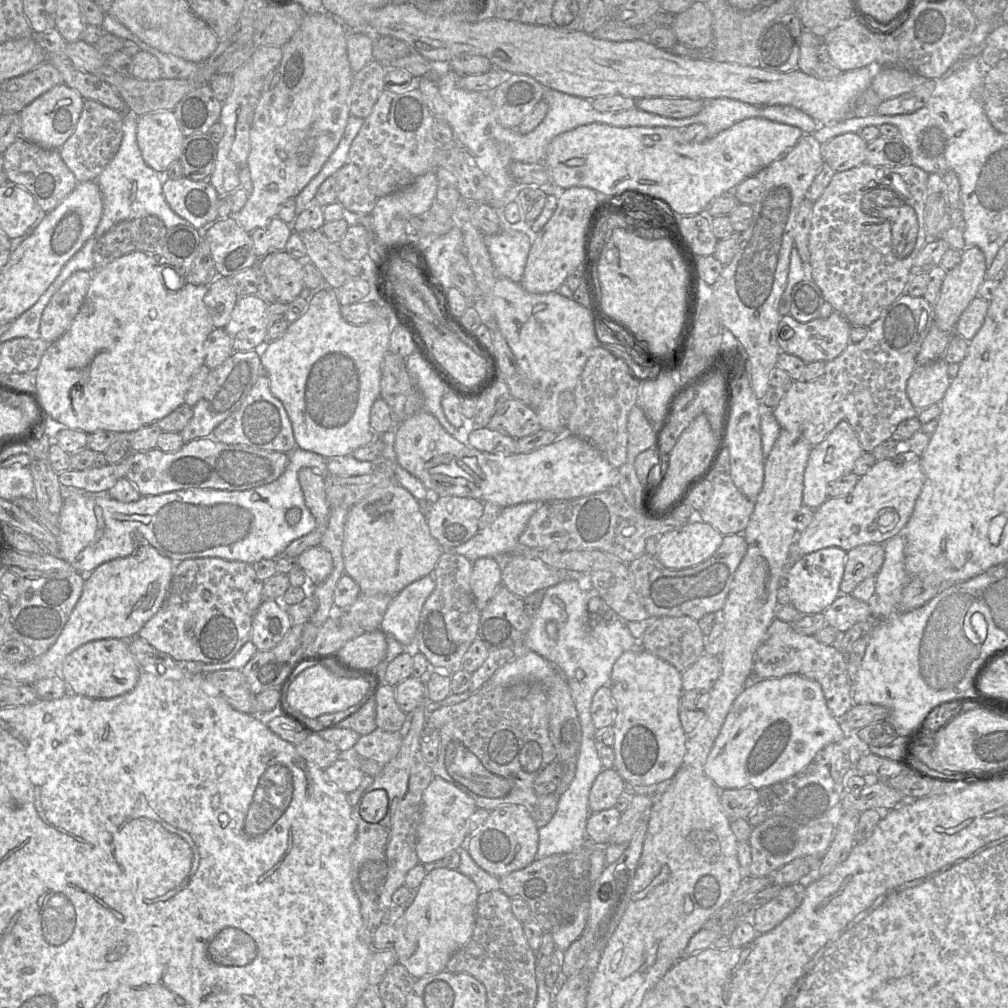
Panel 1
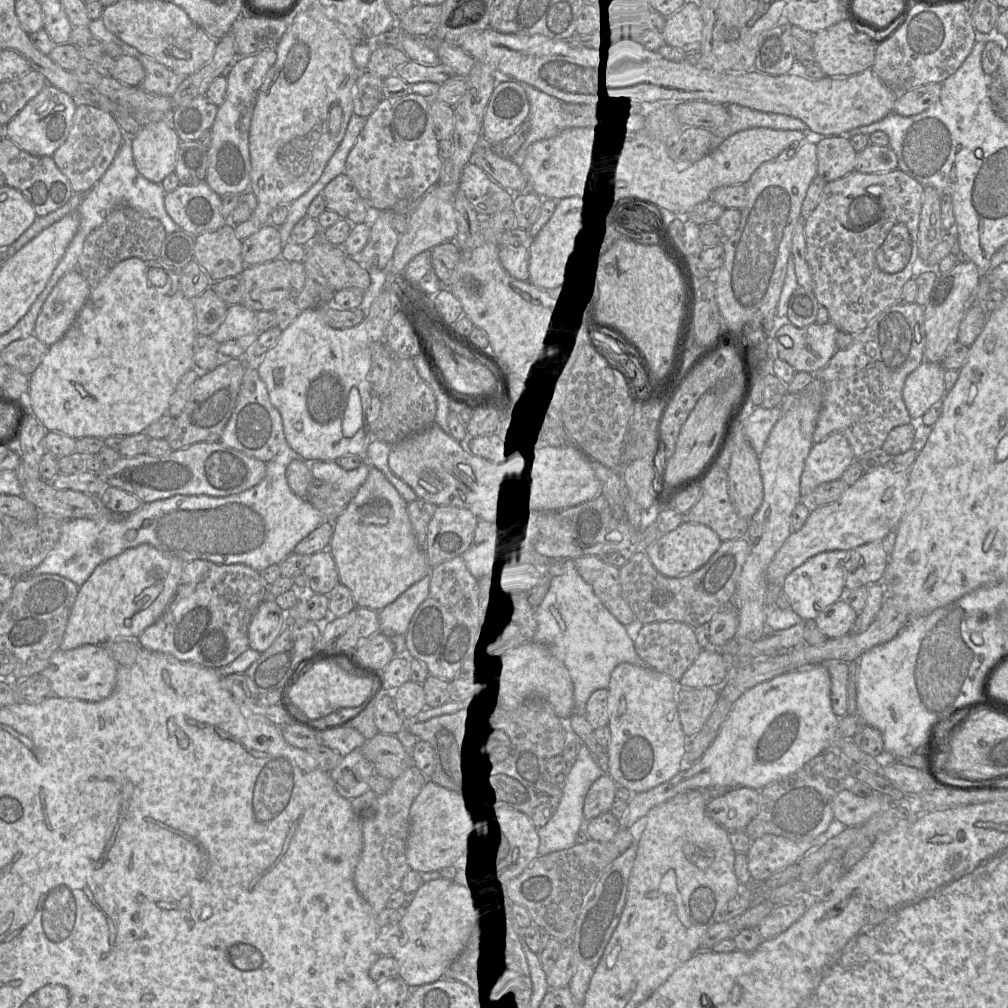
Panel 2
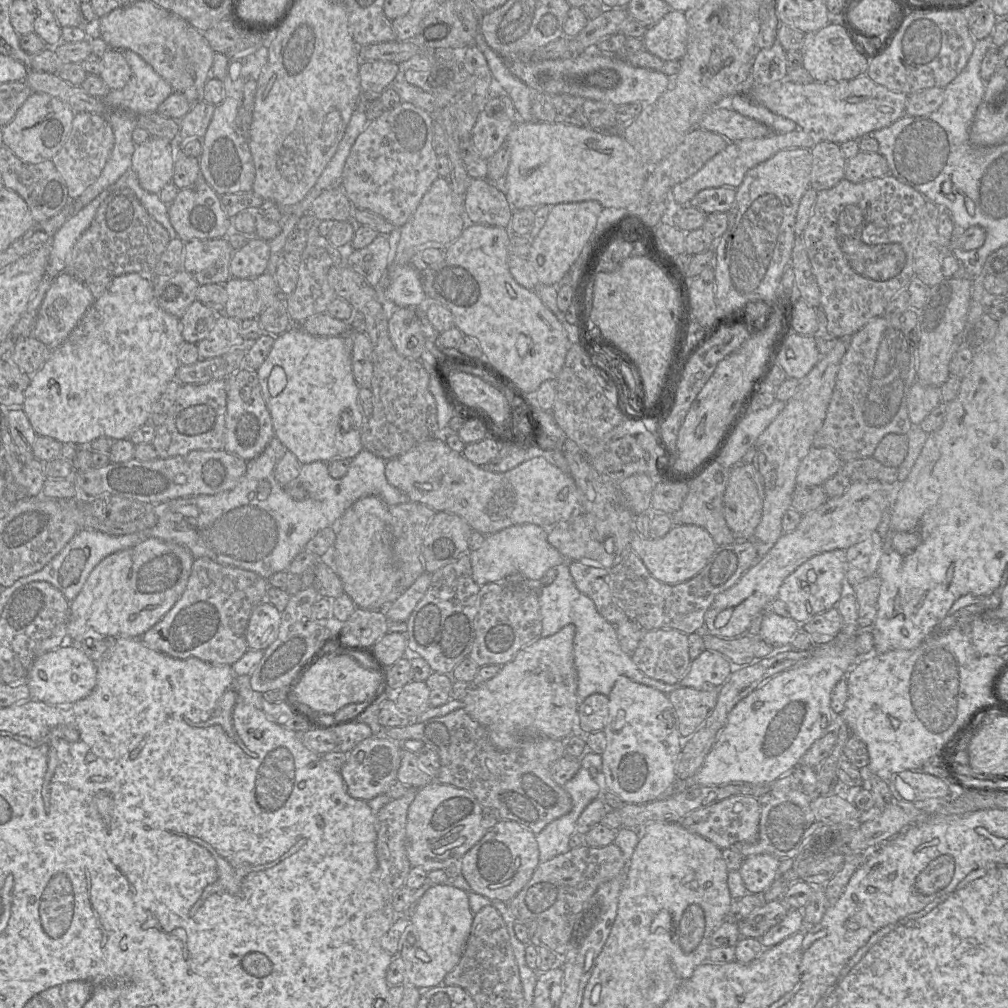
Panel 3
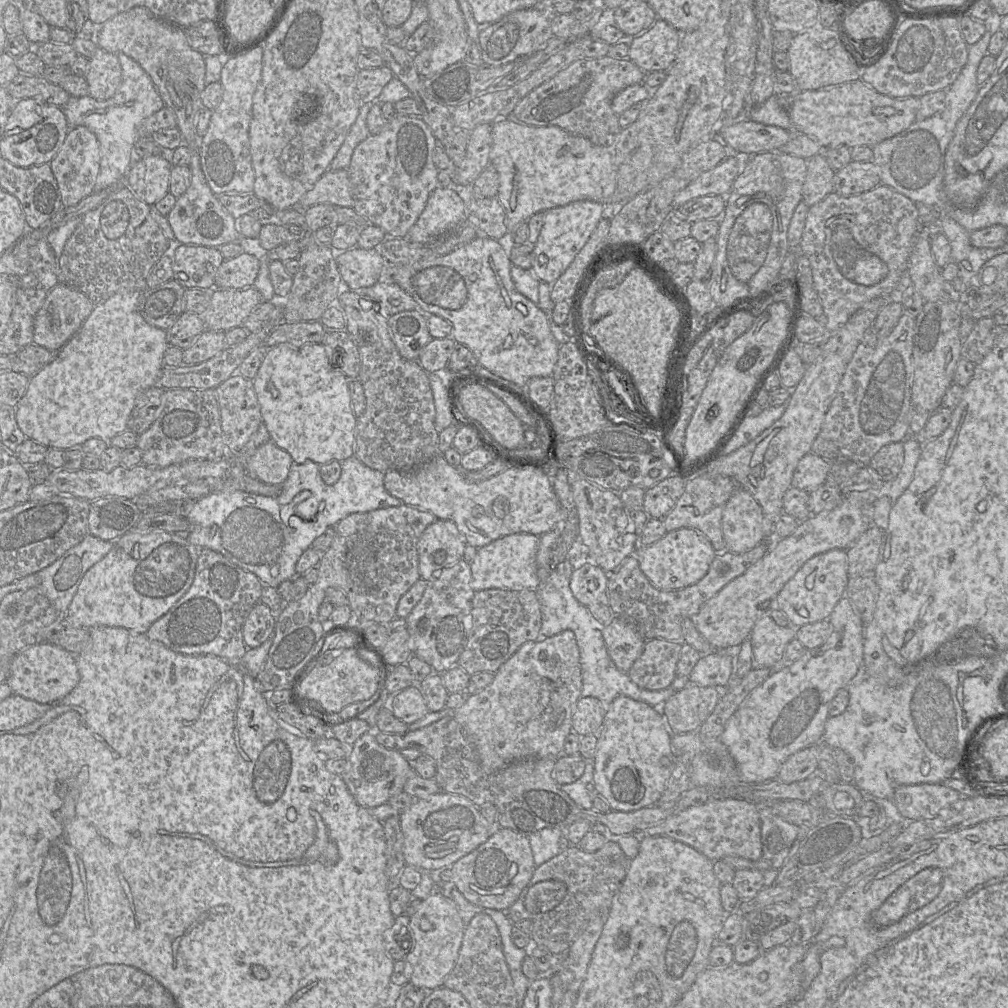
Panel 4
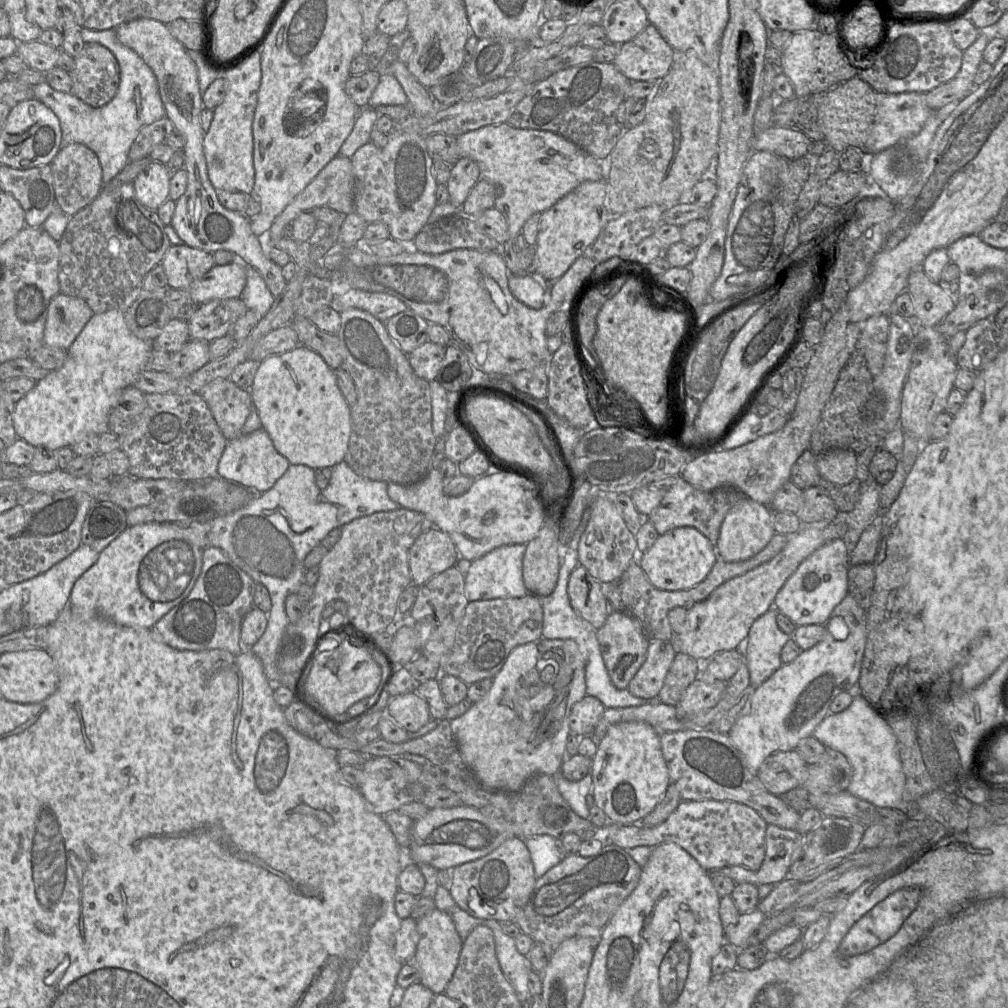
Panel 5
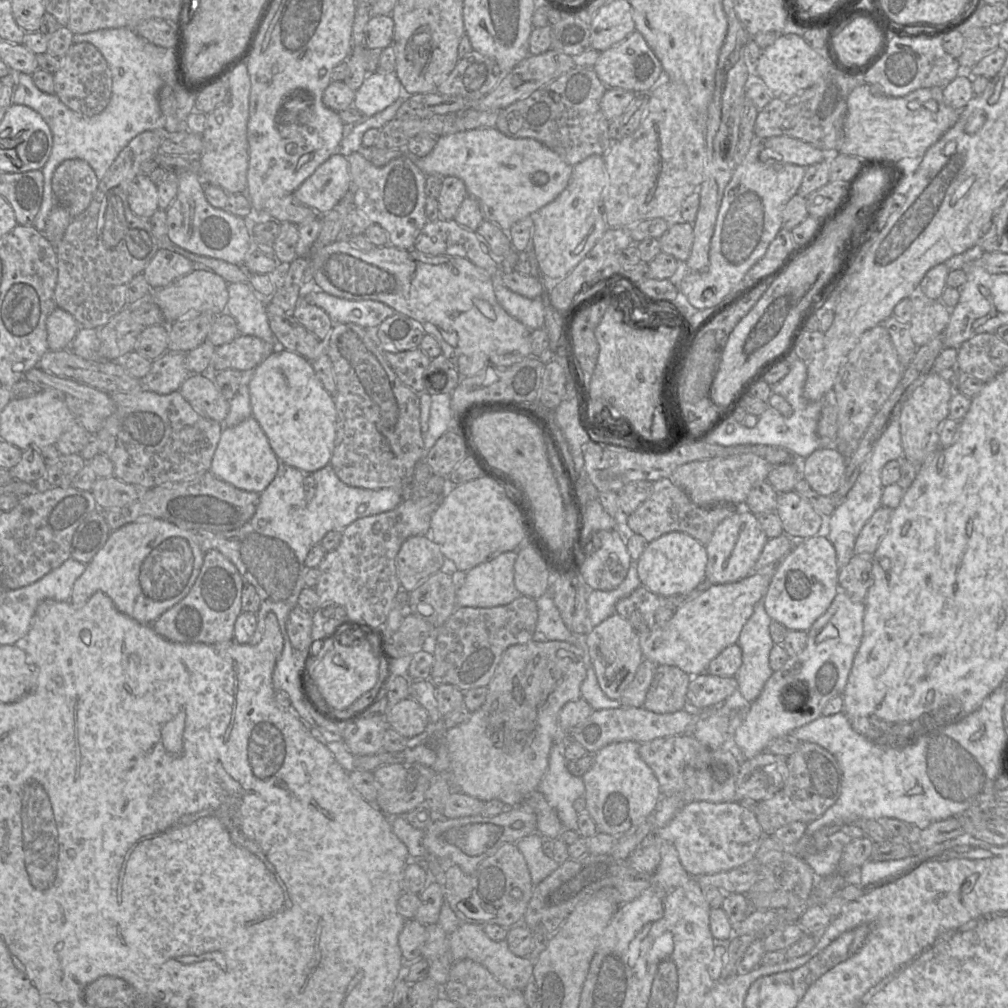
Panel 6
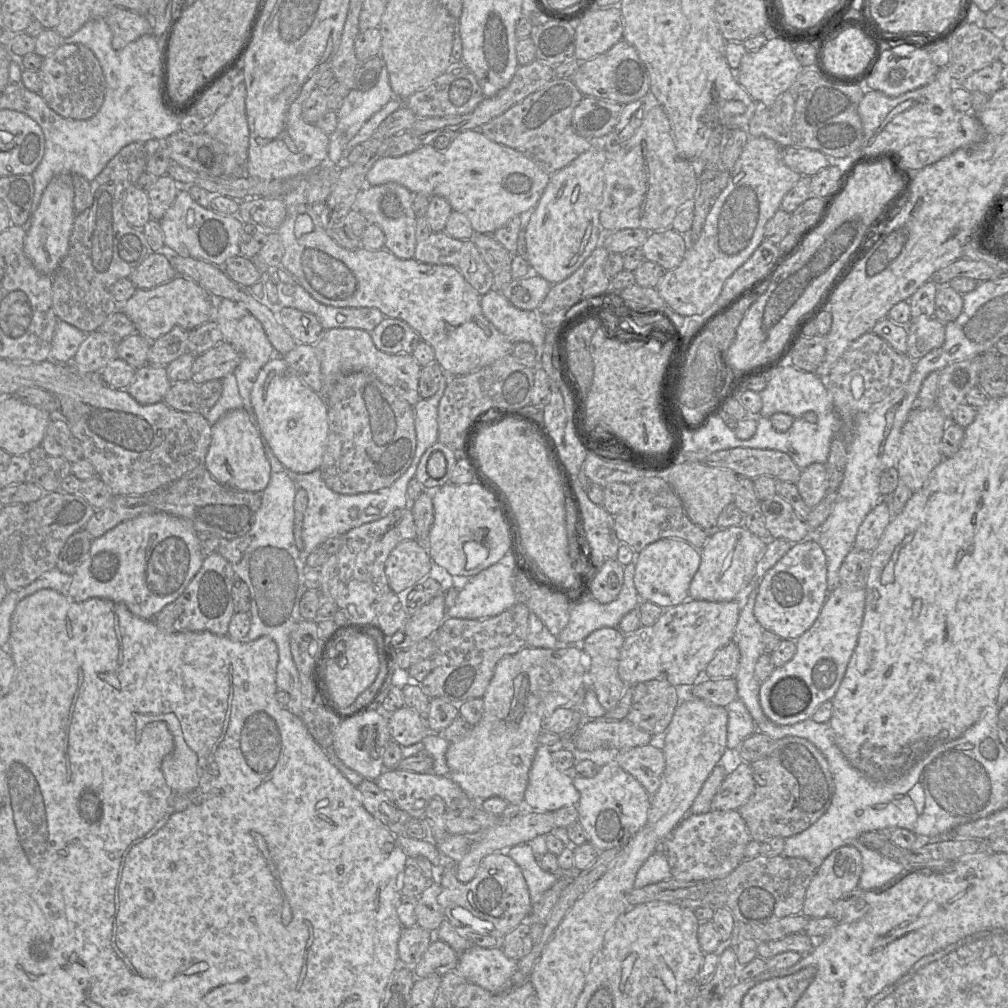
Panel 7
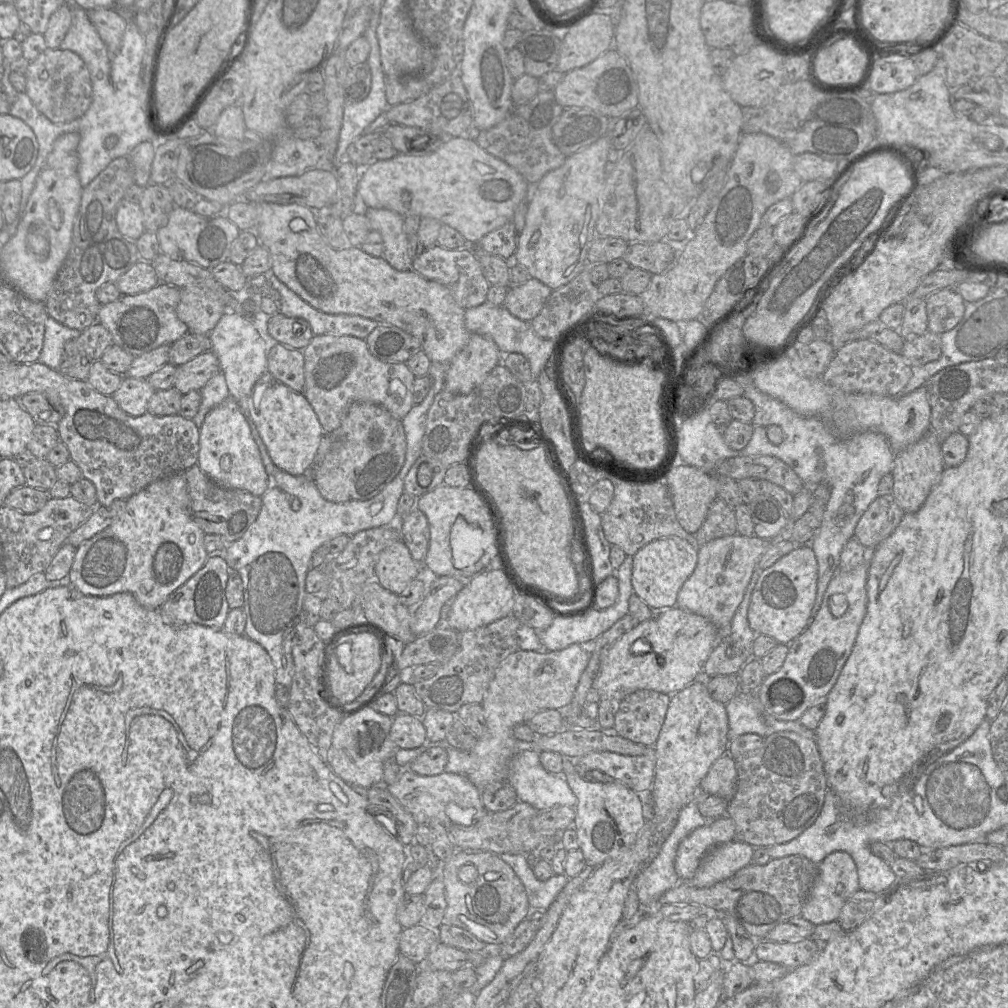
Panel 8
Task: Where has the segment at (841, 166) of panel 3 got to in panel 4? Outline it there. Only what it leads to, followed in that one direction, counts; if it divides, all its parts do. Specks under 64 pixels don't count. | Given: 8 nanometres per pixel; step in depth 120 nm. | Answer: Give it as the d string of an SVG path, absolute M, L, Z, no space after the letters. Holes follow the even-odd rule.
M824 151L807 160L807 171L802 186L802 199L811 207L834 191L835 171L829 166Z

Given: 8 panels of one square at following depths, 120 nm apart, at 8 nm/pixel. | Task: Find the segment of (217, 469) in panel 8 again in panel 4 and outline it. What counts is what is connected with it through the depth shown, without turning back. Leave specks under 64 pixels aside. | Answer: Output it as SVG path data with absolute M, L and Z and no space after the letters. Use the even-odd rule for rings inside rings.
M269 440L244 461L244 468L251 477L264 483L283 484L293 463L287 451Z

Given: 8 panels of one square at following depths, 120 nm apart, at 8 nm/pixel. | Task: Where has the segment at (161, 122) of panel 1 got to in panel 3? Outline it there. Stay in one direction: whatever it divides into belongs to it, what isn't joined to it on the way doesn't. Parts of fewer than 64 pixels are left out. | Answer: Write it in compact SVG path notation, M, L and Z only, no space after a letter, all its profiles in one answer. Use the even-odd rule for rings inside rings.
M157 137L135 147L131 169L144 190L159 194L172 181L175 148L176 142Z

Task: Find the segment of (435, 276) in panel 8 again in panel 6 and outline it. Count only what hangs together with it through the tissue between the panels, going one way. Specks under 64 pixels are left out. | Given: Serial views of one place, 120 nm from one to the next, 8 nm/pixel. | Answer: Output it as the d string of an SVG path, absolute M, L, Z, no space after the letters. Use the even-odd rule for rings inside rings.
M454 219L427 222L414 244L414 249L429 256L459 256L486 270L492 277L498 273L497 260L486 244Z

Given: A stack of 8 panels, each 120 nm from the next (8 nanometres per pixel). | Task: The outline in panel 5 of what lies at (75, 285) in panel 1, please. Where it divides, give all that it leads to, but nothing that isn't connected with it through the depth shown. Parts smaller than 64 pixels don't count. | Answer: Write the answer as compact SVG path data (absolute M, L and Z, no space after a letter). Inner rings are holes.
M56 294L49 302L43 344L68 350L93 315L83 299Z

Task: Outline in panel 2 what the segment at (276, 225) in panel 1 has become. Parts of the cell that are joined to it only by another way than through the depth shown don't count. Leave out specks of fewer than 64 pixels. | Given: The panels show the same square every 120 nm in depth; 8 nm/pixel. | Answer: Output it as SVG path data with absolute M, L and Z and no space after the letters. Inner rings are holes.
M268 223L242 241L242 259L246 266L270 262L281 257L283 244L279 227Z

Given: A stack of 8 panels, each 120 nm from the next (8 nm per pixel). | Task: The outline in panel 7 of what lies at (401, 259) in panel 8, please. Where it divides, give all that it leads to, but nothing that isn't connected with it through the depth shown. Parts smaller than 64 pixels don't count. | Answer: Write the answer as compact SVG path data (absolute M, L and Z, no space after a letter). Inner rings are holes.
M389 182L378 186L365 186L357 195L354 208L368 224L378 225L384 232L384 248L400 259L414 257L416 240L416 216L412 208L412 192L404 186Z

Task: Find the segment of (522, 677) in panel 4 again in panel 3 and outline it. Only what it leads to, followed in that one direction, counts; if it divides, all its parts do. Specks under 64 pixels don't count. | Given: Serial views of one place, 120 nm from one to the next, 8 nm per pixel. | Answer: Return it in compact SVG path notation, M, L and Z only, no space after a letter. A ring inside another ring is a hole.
M568 624L553 635L539 637L521 648L515 657L500 667L491 679L473 686L462 700L464 709L486 728L490 741L498 749L510 749L525 738L545 737L563 740L571 734L584 735L578 722L577 670L574 664L575 626Z

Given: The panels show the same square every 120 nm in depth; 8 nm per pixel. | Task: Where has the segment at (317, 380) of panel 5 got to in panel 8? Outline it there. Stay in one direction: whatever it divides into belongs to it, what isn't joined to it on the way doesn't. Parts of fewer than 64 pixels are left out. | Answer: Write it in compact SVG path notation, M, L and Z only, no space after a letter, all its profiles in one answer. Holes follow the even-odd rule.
M265 372L254 385L248 402L250 416L277 468L293 476L304 475L311 467L324 435L319 419L303 392L296 392Z

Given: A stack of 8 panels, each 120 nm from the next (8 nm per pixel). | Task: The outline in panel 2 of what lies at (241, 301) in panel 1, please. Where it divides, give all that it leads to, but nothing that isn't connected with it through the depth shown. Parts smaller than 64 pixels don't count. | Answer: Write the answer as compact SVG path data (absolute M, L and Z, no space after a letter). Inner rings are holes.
M238 303L228 306L224 322L210 336L217 342L218 350L221 355L241 358L248 347L257 340L259 335L260 332L256 323L256 312Z

